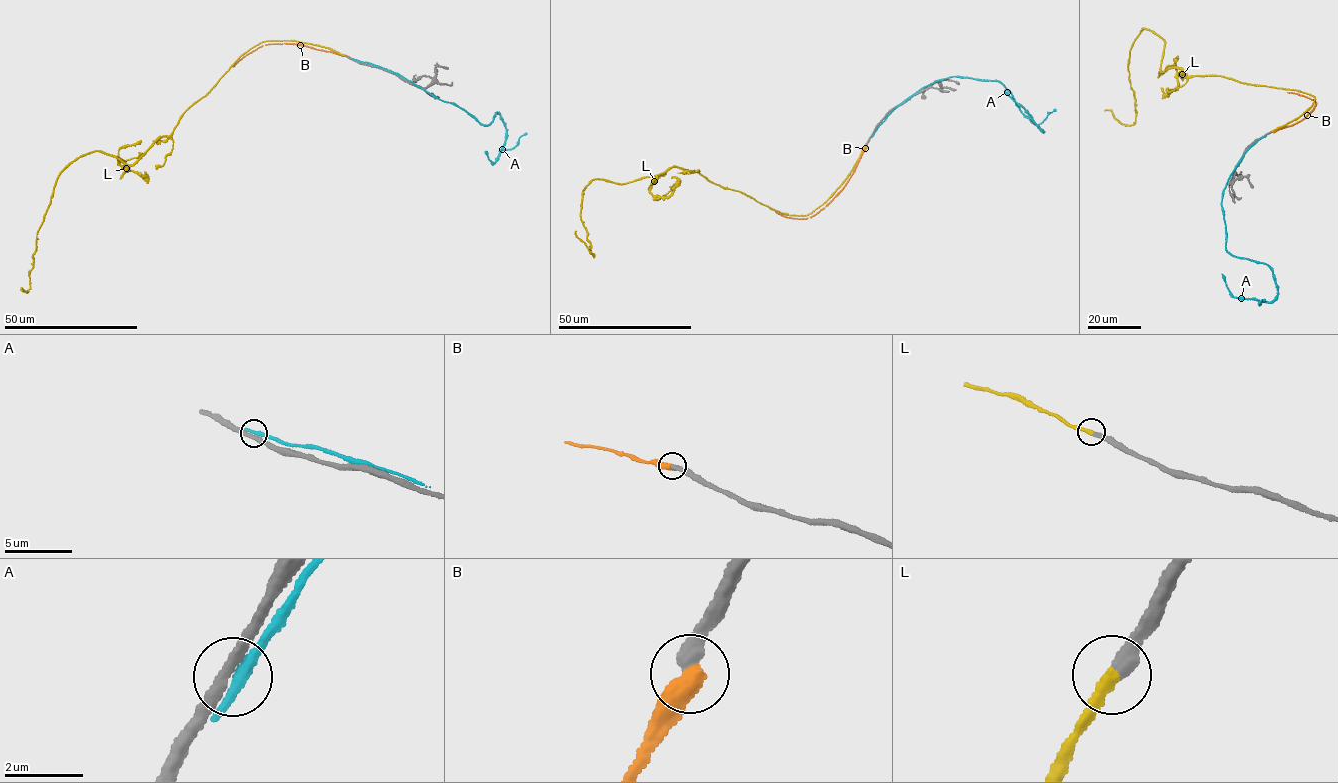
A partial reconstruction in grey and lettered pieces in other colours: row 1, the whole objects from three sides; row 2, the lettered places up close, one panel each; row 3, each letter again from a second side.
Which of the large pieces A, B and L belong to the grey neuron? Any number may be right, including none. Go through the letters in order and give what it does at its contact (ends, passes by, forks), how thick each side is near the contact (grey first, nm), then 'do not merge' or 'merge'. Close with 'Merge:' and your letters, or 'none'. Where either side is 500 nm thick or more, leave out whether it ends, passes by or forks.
A: it ends there; 240 nm thick on the grey side, 360 nm on the other; do not merge
B: 340 nm thick on the grey side, 550 nm on the other; do not merge
L: it ends there; 340 nm thick on the grey side, 320 nm on the other; merge
Merge: L

